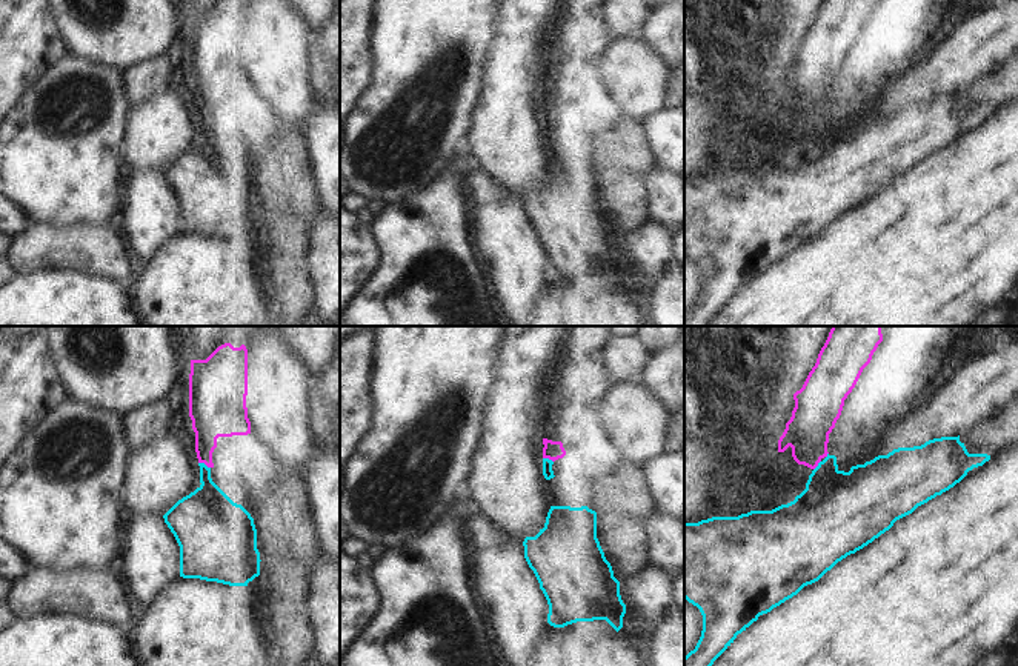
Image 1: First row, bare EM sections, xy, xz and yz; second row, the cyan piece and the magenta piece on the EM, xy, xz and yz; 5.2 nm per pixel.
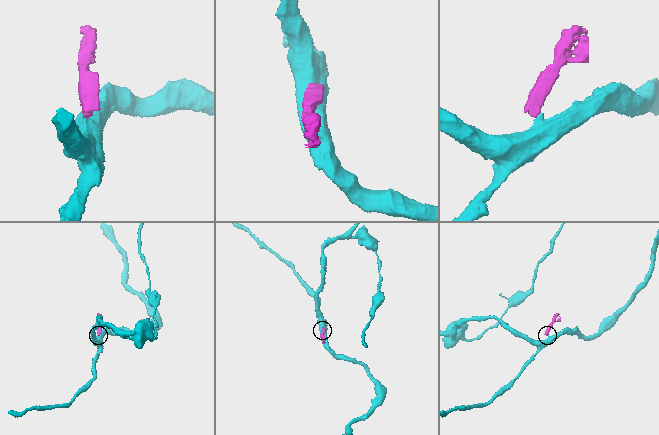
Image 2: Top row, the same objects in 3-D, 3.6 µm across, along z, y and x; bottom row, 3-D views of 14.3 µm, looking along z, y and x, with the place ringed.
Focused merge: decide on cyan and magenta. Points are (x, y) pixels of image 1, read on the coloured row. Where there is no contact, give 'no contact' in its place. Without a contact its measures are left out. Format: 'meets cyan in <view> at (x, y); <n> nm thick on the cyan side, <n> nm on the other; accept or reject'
meets cyan in xy at (203, 463); 260 nm thick on the cyan side, 220 nm on the other; reject

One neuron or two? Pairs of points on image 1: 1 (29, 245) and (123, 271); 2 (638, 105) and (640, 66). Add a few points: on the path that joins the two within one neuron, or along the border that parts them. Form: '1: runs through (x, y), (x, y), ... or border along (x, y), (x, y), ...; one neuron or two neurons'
1: runs through (53, 246), (82, 246), (100, 253); one neuron
2: runs through (638, 96), (638, 76); one neuron

